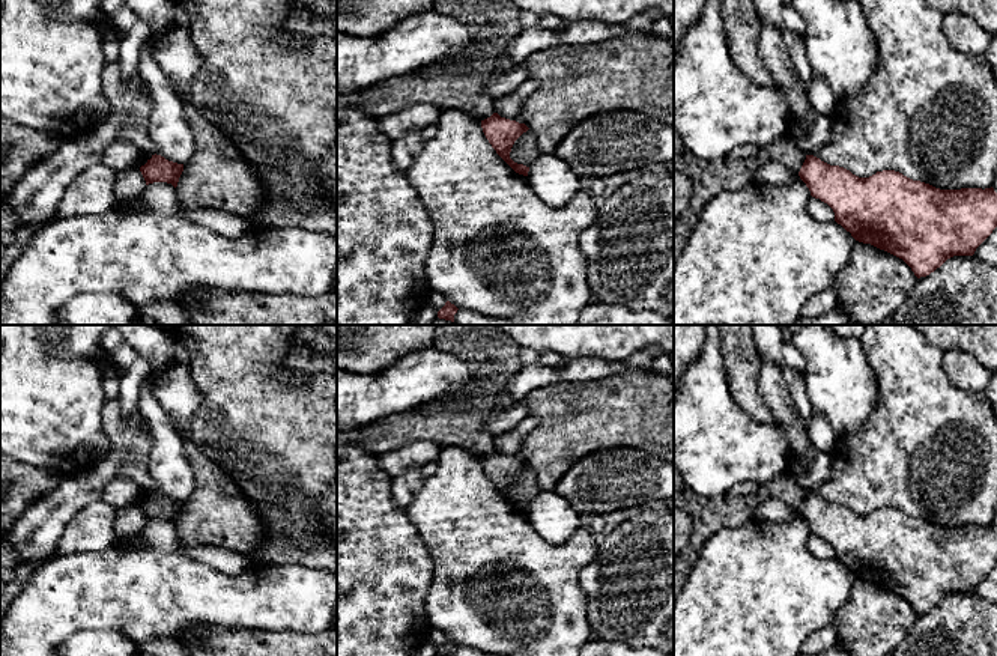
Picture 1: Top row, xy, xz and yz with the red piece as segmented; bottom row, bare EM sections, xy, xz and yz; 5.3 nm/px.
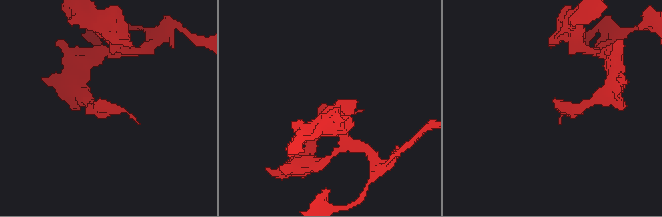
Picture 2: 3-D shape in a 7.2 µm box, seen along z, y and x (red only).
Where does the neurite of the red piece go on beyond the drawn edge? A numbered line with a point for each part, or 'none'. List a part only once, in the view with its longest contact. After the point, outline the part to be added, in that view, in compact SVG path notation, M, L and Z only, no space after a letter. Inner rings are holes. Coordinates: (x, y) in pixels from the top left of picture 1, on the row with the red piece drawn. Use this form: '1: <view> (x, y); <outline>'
1: yz (785, 151); M785 134L779 141L765 149L759 161L780 161L792 173L799 173L806 155L795 146L792 137Z

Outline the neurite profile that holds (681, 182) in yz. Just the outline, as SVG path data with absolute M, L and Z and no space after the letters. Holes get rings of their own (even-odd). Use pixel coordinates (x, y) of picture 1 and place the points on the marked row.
M674 169L674 223L681 217L692 199L692 184L686 172Z

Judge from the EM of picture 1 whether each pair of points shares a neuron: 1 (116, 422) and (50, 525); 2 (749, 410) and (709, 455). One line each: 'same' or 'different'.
1: same
2: different

